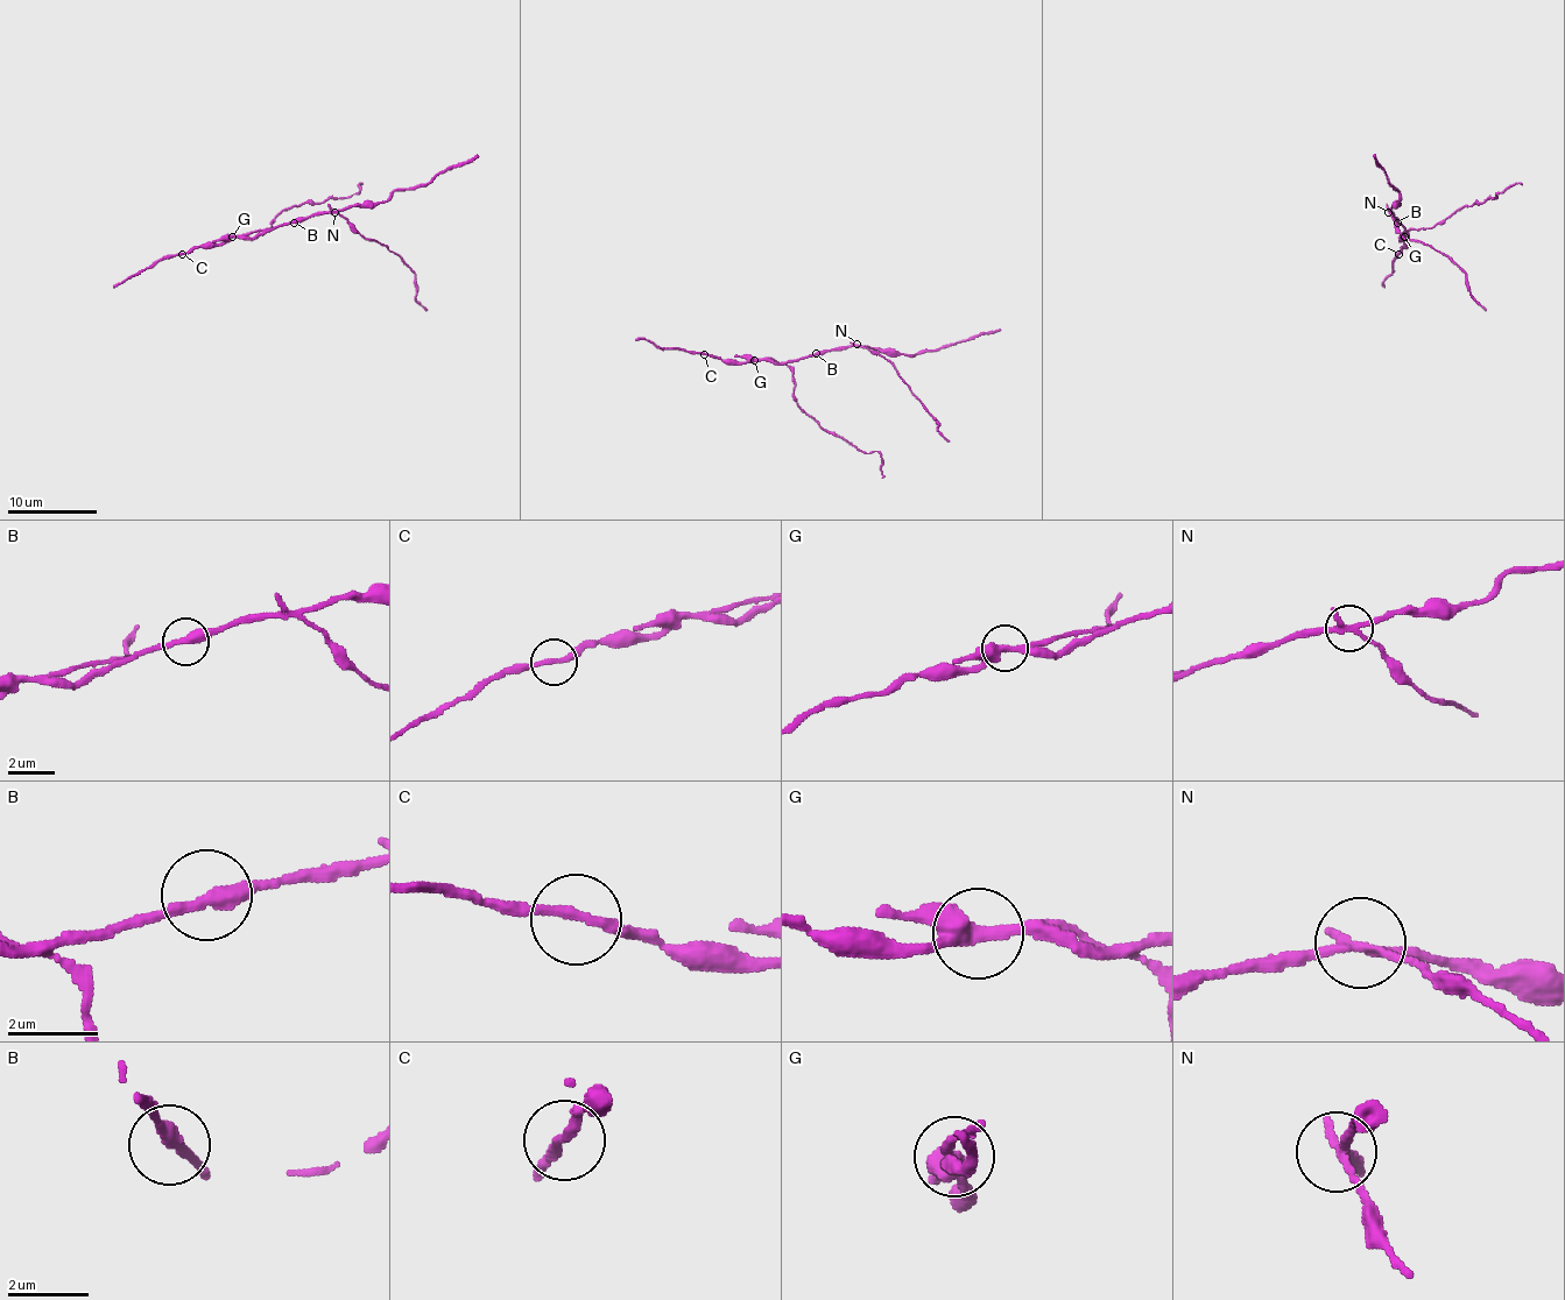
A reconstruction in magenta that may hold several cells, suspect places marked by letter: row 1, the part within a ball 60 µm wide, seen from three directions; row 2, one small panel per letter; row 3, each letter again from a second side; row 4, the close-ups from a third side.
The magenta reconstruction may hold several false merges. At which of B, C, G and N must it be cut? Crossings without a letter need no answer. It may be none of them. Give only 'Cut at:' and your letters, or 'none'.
Cut at: G, N

